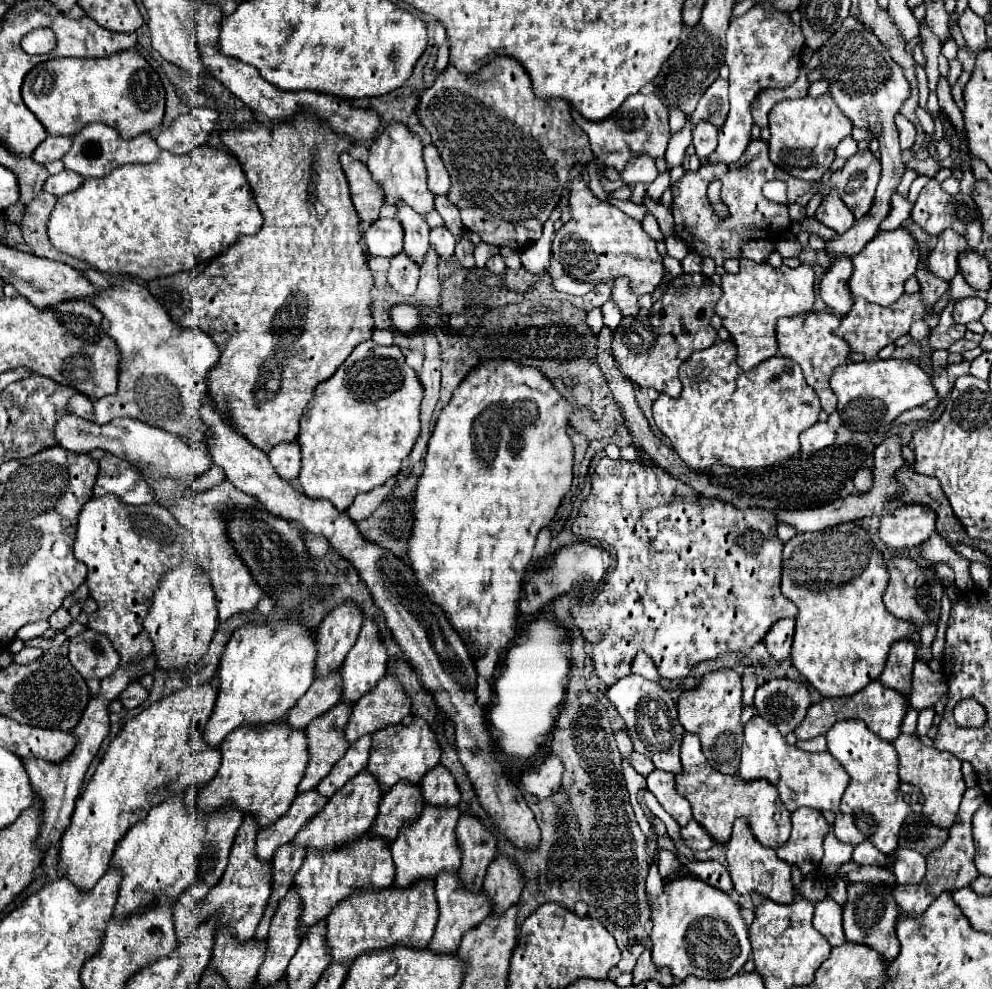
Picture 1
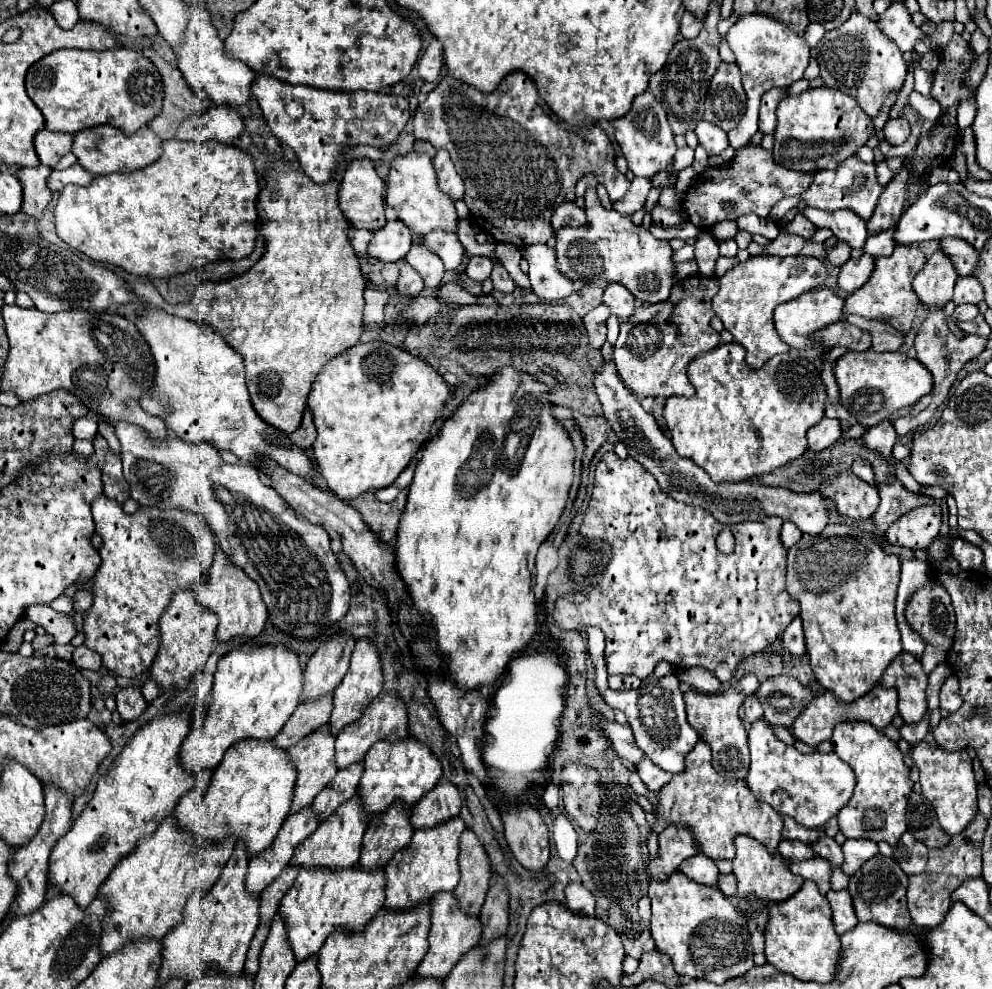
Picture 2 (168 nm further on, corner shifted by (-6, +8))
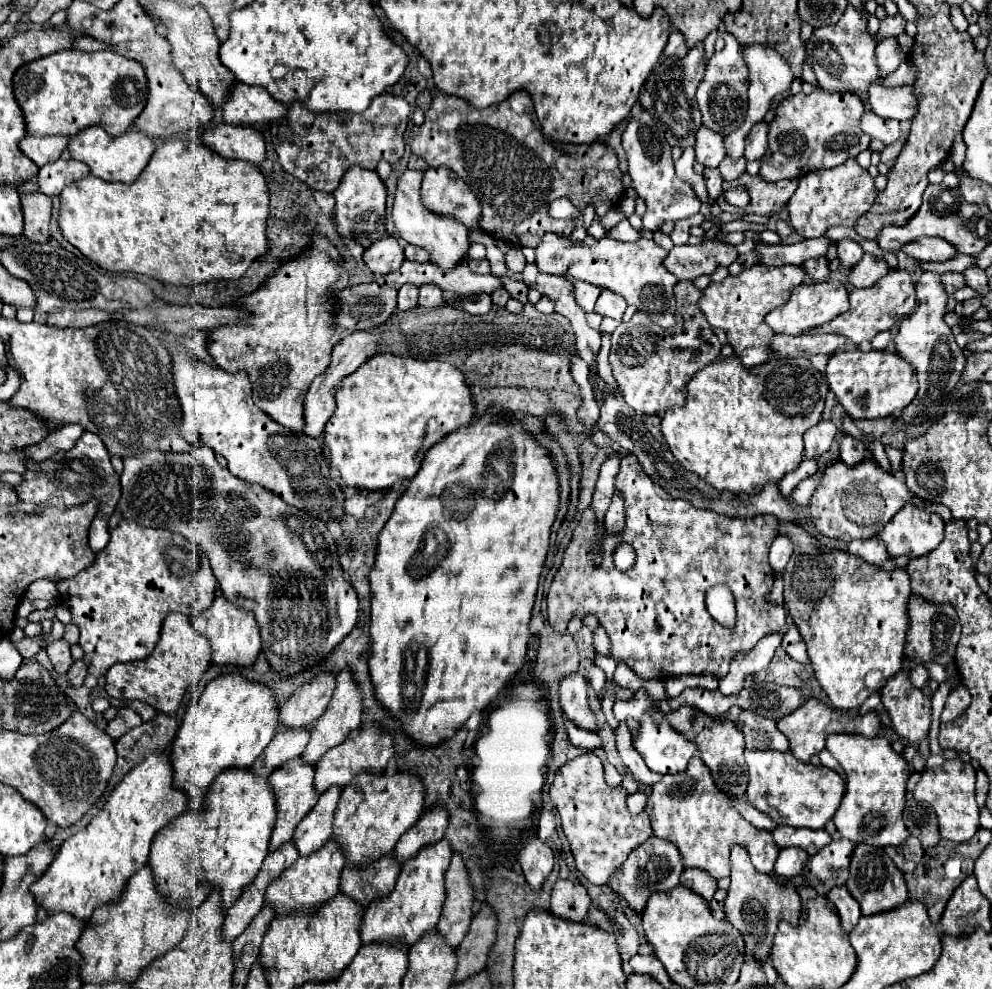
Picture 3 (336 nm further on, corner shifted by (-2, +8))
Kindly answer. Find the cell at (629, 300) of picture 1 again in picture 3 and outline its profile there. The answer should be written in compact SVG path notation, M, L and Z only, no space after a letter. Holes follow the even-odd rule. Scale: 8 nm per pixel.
M604 289L596 301L594 313L602 315L602 317L610 317L610 319L622 319L626 311L626 301L620 295L610 293L608 289Z

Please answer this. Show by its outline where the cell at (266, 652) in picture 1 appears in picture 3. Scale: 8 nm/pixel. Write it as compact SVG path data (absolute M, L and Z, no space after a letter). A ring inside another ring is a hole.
M220 675L210 681L196 703L189 704L183 716L178 735L172 743L170 763L174 771L174 785L188 797L188 809L204 811L204 795L212 781L226 769L250 769L256 757L266 749L276 733L276 701L266 685L250 683L242 675Z

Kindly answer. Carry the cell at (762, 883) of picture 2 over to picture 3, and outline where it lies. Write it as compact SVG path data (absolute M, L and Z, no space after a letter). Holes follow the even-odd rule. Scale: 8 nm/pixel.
M732 847L732 885L724 903L724 921L734 925L742 933L746 941L746 953L756 963L764 963L770 955L778 923L788 921L792 927L796 927L800 923L800 913L802 901L792 885L780 887L772 875L764 875L754 869L744 847Z

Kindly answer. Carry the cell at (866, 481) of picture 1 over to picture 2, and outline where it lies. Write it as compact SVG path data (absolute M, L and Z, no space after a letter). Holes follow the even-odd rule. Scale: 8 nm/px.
M858 459L858 461L852 465L852 471L854 471L854 475L860 477L862 481L866 481L866 483L874 483L874 471L872 471L870 463Z

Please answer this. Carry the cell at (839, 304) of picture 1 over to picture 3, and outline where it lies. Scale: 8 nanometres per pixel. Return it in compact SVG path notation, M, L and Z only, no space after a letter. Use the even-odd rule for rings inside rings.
M864 255L860 265L856 265L856 269L848 271L848 279L850 283L860 289L860 287L870 287L874 285L880 277L884 277L890 271L888 263L884 261L884 257L878 255Z

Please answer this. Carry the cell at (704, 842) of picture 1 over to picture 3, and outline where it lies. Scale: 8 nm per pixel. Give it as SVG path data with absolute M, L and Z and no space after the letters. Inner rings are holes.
M650 837L644 845L640 845L640 849L636 849L636 853L632 853L632 857L628 857L628 861L624 861L620 869L616 869L614 891L626 901L630 911L642 913L650 895L666 889L674 889L680 883L682 871L684 865L680 865L680 855L676 853L676 845L668 845L658 837Z

